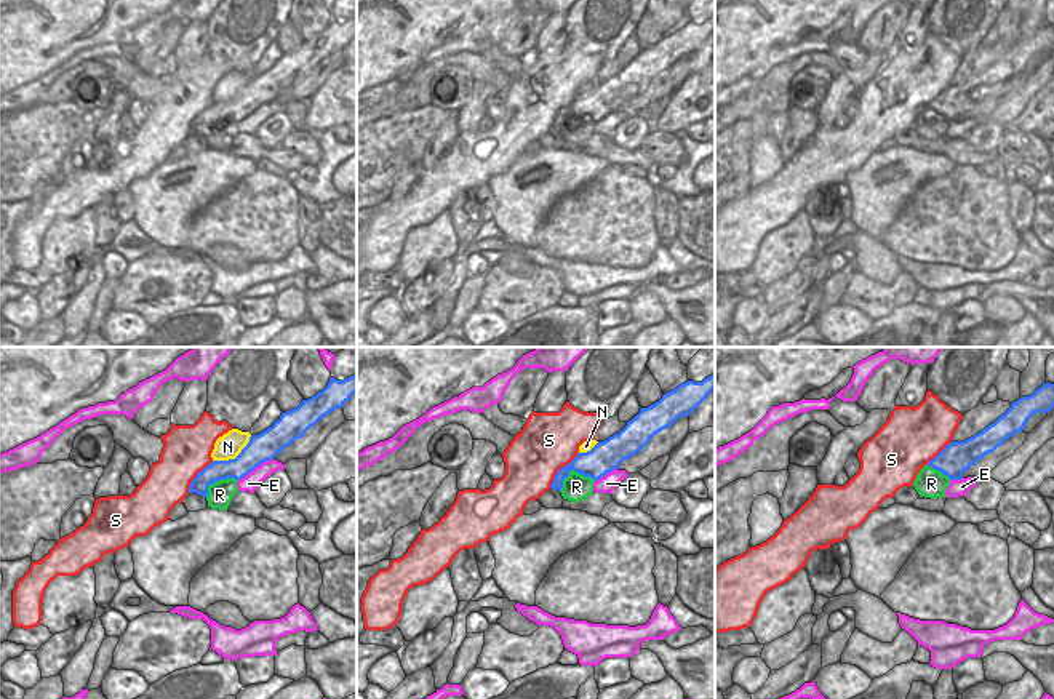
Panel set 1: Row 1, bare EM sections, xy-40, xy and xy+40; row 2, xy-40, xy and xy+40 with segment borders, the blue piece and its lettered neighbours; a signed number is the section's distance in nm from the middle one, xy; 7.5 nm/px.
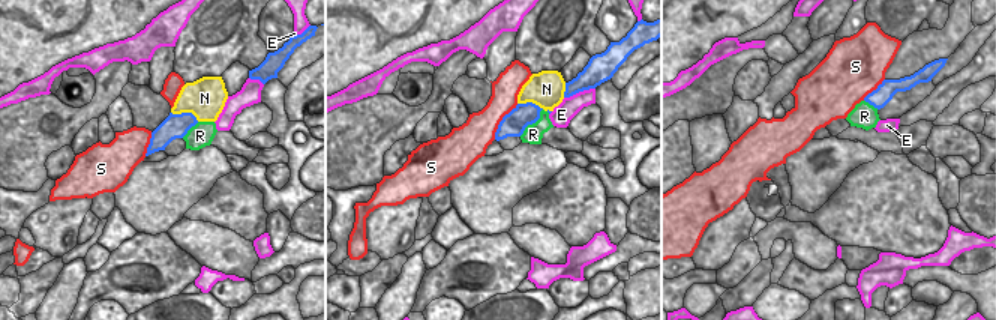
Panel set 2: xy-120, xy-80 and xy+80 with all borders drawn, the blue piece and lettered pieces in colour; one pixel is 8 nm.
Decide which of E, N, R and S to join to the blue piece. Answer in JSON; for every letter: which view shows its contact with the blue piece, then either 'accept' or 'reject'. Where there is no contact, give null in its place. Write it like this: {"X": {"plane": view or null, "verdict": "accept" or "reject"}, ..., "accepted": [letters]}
{"E": {"plane": "xy-40", "verdict": "reject"}, "N": {"plane": "xy-40", "verdict": "reject"}, "R": {"plane": "xy", "verdict": "reject"}, "S": {"plane": "xy", "verdict": "reject"}, "accepted": []}

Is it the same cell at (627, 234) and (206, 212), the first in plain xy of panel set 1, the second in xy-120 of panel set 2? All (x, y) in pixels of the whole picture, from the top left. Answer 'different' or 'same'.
same

